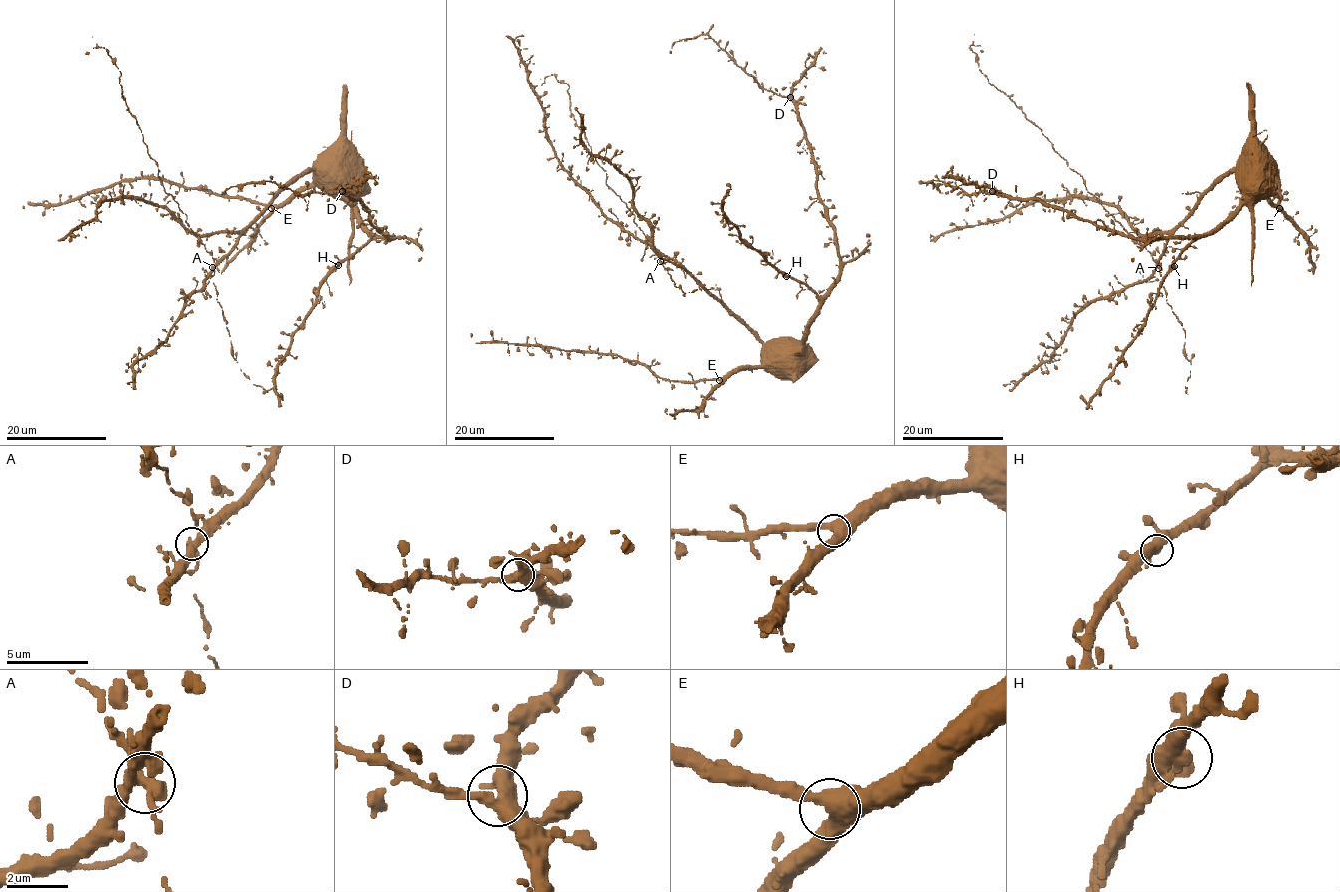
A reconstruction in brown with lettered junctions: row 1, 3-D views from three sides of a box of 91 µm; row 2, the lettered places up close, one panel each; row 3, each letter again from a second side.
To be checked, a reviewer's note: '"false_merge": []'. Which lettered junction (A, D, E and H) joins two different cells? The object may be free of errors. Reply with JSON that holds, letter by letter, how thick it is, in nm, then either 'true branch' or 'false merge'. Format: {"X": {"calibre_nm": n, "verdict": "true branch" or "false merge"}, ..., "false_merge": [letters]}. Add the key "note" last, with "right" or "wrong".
{"A": {"calibre_nm": 360, "verdict": "true branch"}, "D": {"calibre_nm": 420, "verdict": "true branch"}, "E": {"calibre_nm": 400, "verdict": "true branch"}, "H": {"calibre_nm": 400, "verdict": "true branch"}, "false_merge": [], "note": "right"}

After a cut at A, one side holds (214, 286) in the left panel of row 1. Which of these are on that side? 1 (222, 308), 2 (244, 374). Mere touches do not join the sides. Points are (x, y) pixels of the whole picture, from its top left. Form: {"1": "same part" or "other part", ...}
{"1": "same part", "2": "same part"}

